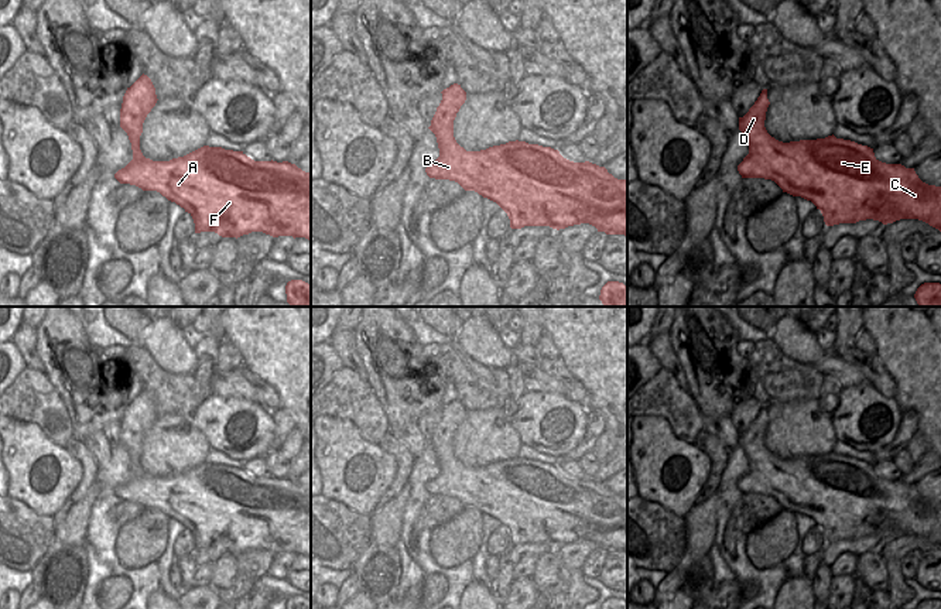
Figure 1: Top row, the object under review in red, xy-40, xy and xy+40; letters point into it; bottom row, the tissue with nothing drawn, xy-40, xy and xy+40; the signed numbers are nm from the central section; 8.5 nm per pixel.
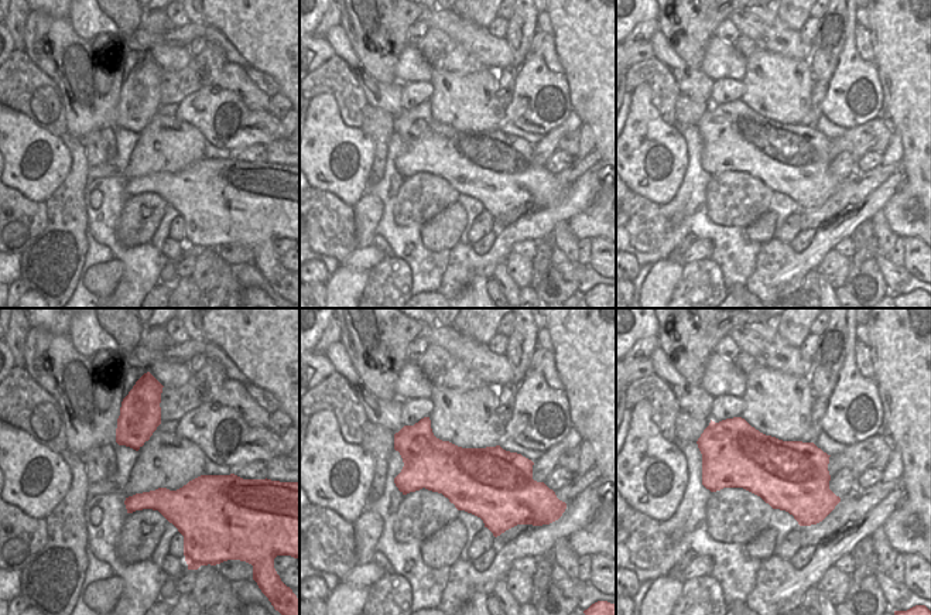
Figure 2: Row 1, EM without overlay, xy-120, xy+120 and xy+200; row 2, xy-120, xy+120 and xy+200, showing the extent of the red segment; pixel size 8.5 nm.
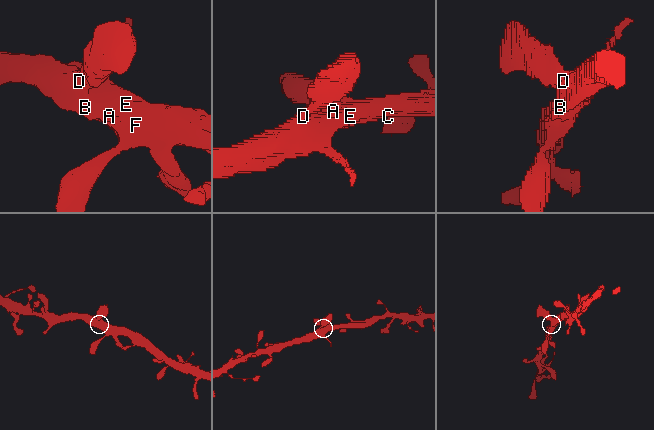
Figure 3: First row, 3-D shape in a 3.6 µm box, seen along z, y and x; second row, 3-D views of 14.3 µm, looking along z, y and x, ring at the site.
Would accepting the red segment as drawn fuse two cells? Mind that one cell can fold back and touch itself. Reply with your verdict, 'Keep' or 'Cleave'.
Keep

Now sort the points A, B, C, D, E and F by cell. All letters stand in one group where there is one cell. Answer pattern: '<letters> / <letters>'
A B C D E F

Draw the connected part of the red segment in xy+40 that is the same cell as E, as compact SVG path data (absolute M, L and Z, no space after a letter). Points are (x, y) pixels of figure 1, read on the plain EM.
M763 406L749 428L739 434L739 447L749 461L749 471L738 482L742 495L771 496L783 509L811 517L827 543L866 536L883 541L918 536L941 548L941 503L923 499L914 485L882 479L873 465L834 451L817 456L779 458L764 444L769 421L767 406Z

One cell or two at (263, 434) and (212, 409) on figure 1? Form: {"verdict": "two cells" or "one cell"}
{"verdict": "one cell"}

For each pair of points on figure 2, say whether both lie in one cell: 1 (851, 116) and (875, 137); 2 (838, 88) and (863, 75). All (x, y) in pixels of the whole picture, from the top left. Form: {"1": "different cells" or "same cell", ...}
{"1": "different cells", "2": "same cell"}

